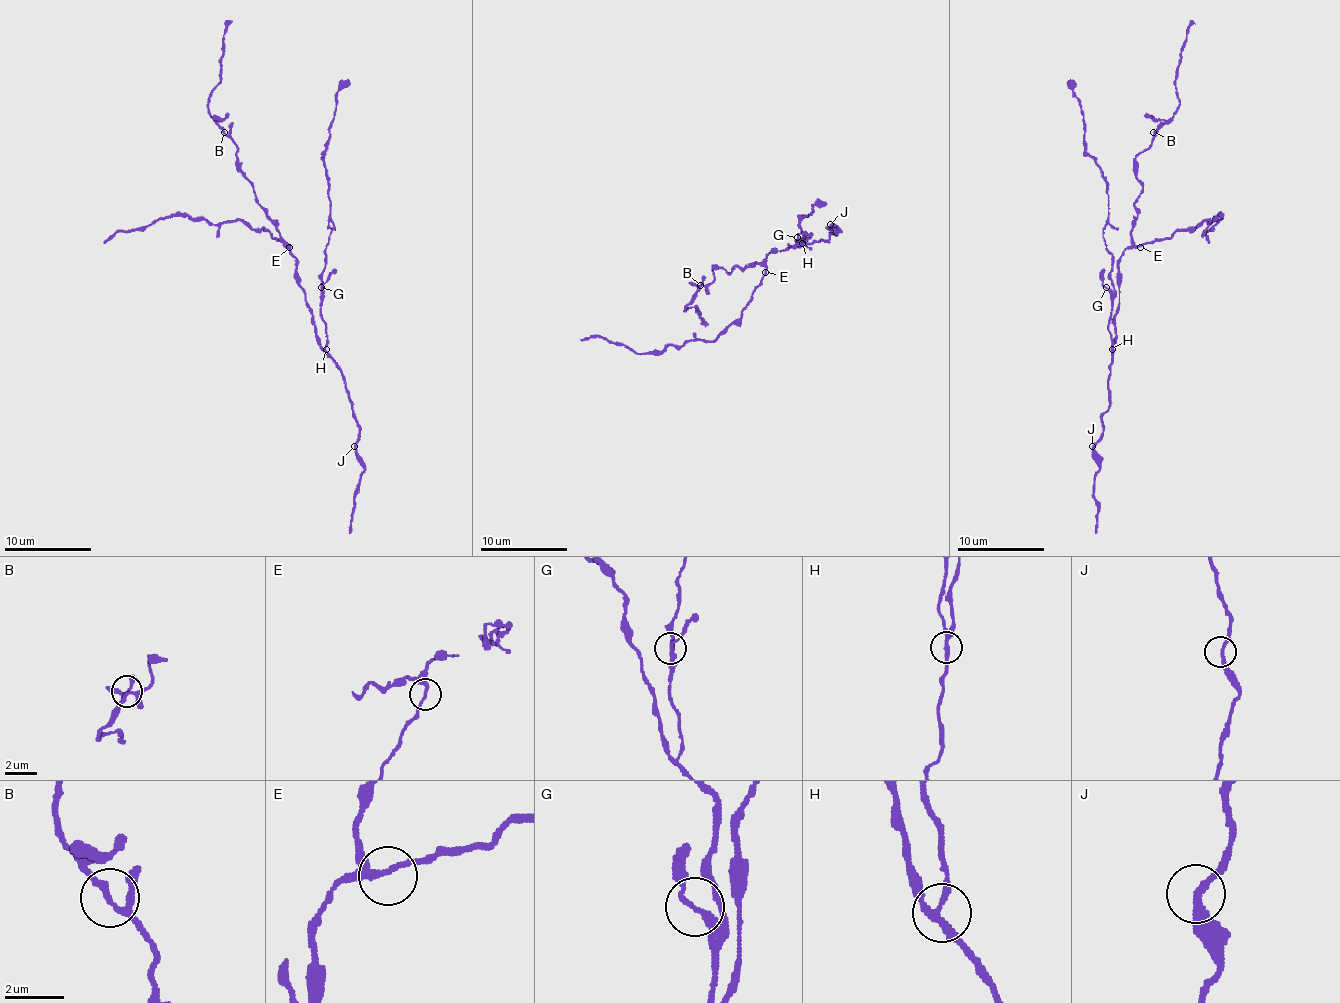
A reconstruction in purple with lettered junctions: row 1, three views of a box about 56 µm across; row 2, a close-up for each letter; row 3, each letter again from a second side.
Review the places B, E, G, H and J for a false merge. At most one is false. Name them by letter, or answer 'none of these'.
none of these

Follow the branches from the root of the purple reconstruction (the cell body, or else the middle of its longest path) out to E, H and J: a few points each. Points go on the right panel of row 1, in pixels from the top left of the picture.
E: (1118, 303), (1118, 258), (1127, 249), (1140, 247)
H: (1118, 303), (1114, 316), (1116, 342), (1112, 349)
J: (1118, 303), (1114, 316), (1116, 338), (1108, 377), (1110, 403), (1101, 418), (1103, 435), (1092, 446)

